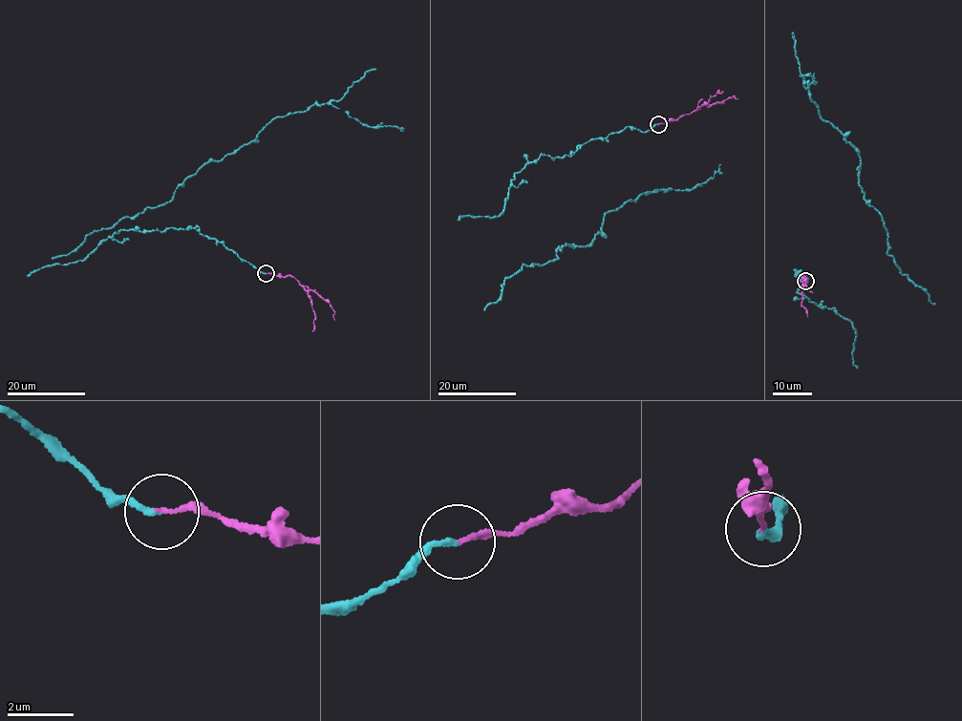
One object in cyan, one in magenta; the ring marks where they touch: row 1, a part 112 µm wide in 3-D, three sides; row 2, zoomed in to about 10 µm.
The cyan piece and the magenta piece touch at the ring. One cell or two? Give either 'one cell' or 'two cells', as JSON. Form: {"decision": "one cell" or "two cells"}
{"decision": "one cell"}

